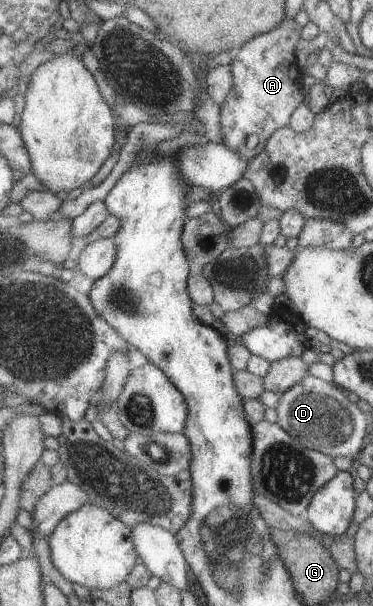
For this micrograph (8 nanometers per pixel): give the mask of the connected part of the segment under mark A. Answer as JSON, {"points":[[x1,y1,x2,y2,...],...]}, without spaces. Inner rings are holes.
{"points":[[286,18,279,28,252,38,237,50,230,63,233,90,221,108,221,130,224,143,248,160,264,152,268,140,283,127,290,127,292,114,304,103,307,81,298,66,296,44,302,39,302,30,295,18]]}

